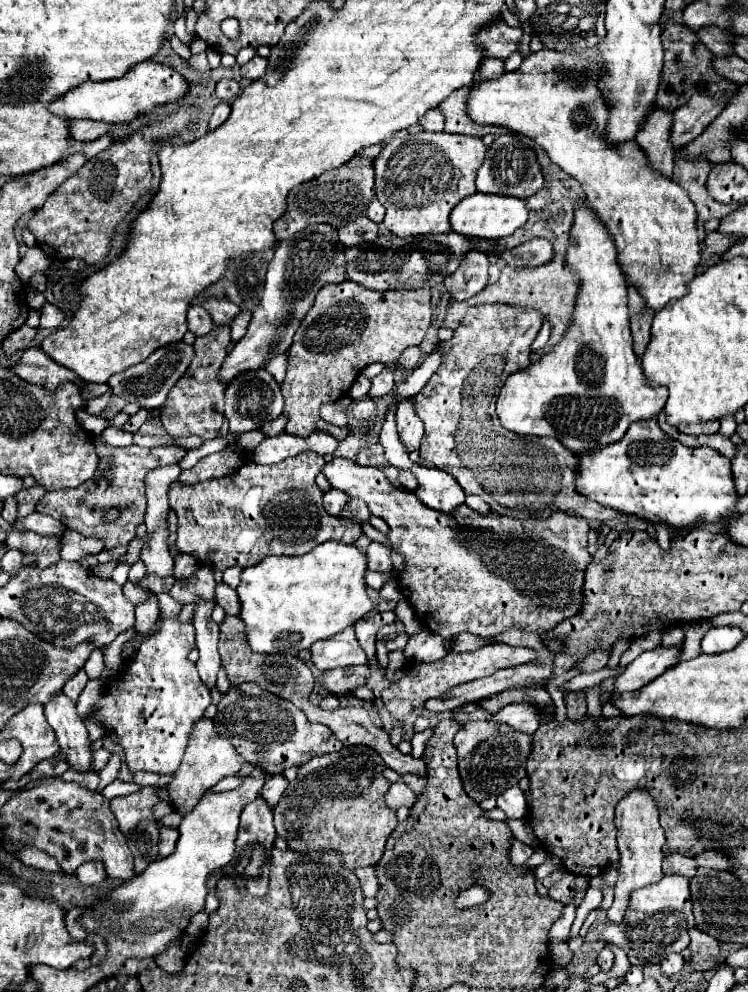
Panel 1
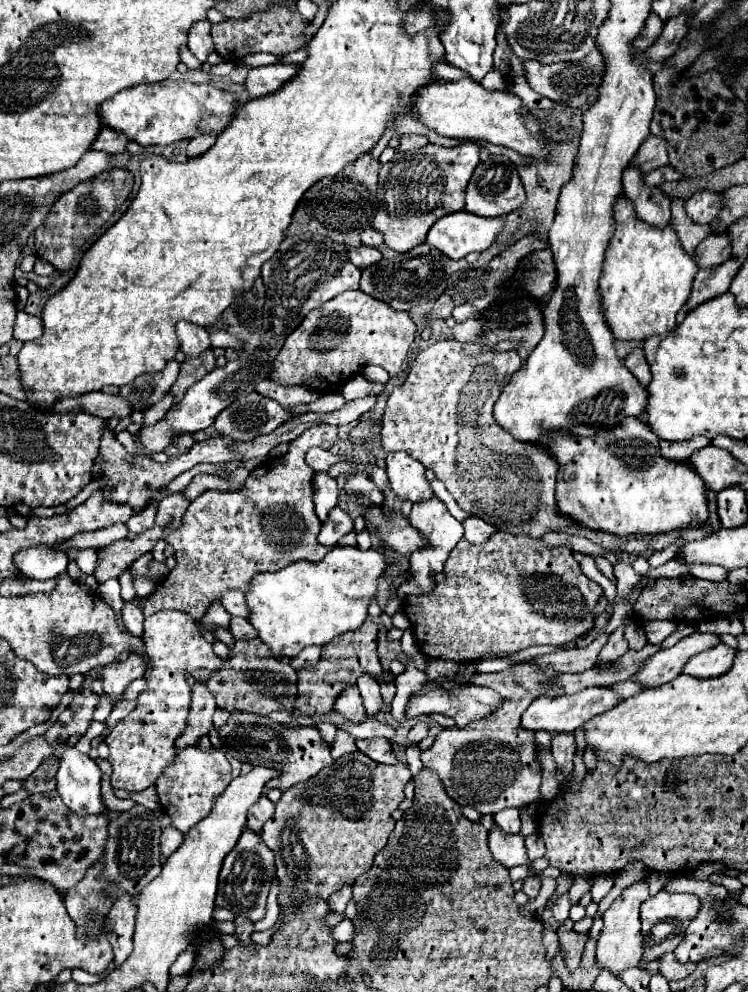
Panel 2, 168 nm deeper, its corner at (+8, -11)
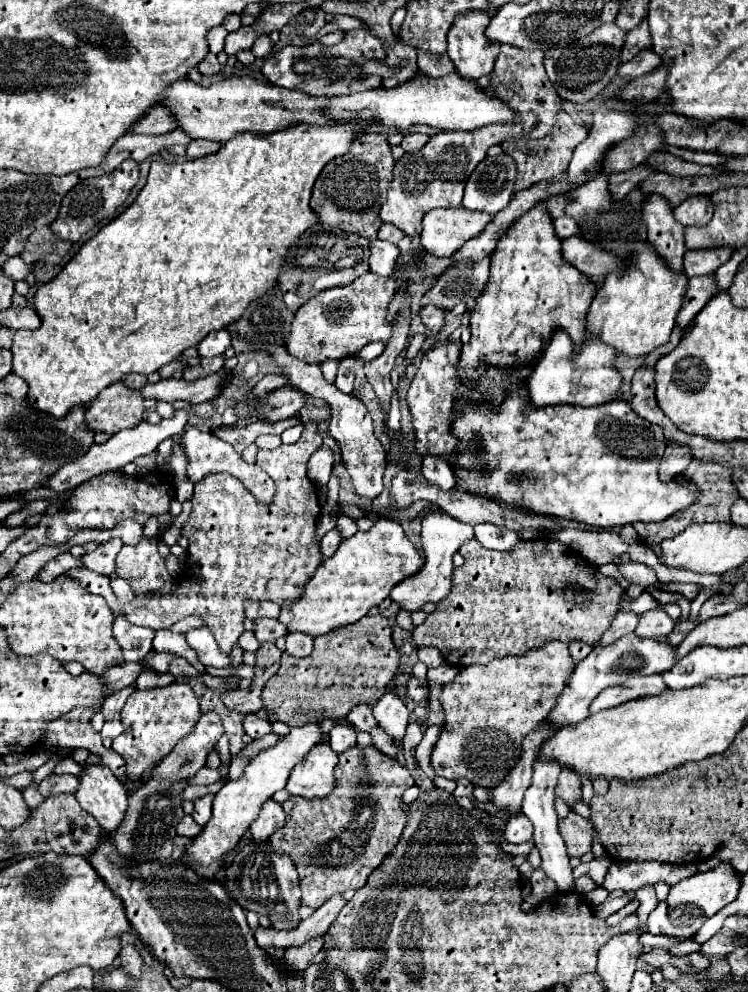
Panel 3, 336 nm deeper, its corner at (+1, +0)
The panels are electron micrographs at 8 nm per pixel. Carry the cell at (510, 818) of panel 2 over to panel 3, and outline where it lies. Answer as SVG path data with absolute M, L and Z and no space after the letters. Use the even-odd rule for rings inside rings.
M519 814L515 818L511 818L505 826L505 832L503 832L503 838L509 842L509 844L521 844L521 842L527 842L531 840L531 822L527 820L527 816Z

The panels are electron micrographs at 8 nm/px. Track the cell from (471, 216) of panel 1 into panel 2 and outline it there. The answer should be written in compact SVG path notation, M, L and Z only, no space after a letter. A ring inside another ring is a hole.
M458 211L456 215L438 219L428 231L426 243L450 259L462 259L472 251L484 251L496 243L502 227L504 219L484 219L468 211Z

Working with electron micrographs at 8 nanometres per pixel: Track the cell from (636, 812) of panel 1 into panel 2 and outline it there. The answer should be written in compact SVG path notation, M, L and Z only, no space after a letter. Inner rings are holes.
M636 881L634 885L630 885L628 889L624 889L620 893L620 897L614 899L614 903L610 905L610 909L604 913L602 921L604 921L604 929L602 935L598 939L598 951L596 951L596 961L600 967L610 969L614 975L620 975L624 969L628 967L636 967L640 957L642 957L642 935L640 935L640 905L644 899L648 899L648 883Z

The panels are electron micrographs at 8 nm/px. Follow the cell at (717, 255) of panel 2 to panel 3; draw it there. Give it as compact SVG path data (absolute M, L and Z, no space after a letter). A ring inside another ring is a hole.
M717 248L717 250L689 250L685 252L683 270L689 278L693 276L709 276L721 264L731 258L731 248Z

